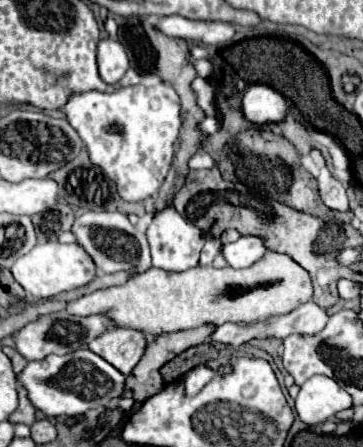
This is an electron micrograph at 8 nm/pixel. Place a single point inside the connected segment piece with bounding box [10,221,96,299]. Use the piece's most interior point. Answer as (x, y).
(52, 267)

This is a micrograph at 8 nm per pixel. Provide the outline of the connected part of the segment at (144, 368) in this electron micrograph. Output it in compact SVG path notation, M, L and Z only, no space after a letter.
M204 325L204 327L158 335L152 343L146 345L146 351L144 351L140 363L130 373L132 377L126 377L122 397L132 397L142 403L150 395L156 395L164 387L162 383L158 383L160 367L164 363L172 361L182 351L196 347L200 343L206 343L210 339L212 331L216 331L216 325Z

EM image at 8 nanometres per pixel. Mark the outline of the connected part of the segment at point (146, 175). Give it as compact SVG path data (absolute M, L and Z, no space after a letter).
M158 83L154 87L136 85L120 89L116 93L100 93L100 91L76 93L62 107L62 111L66 113L68 123L82 137L92 163L96 163L96 167L100 167L116 183L120 197L124 201L144 201L158 193L172 167L174 145L180 131L180 97L176 95L172 85L168 83Z

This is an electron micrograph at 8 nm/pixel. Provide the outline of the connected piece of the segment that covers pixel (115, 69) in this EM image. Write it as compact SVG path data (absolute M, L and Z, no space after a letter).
M104 39L98 43L98 71L104 83L120 81L128 67L128 55L120 41Z

